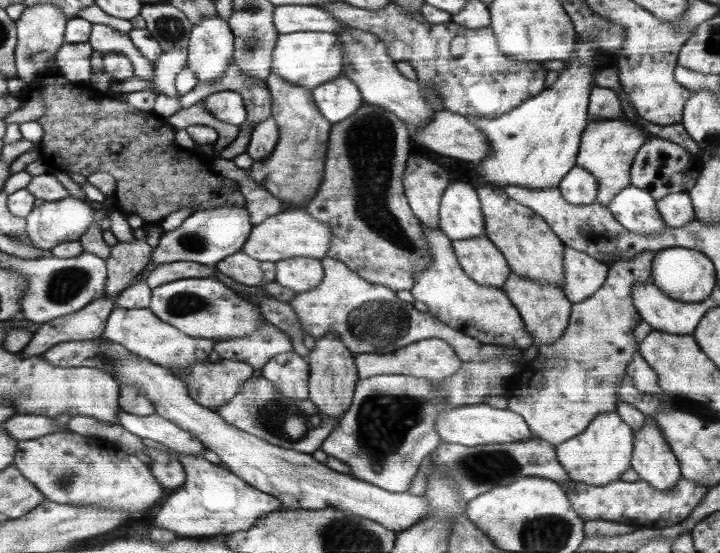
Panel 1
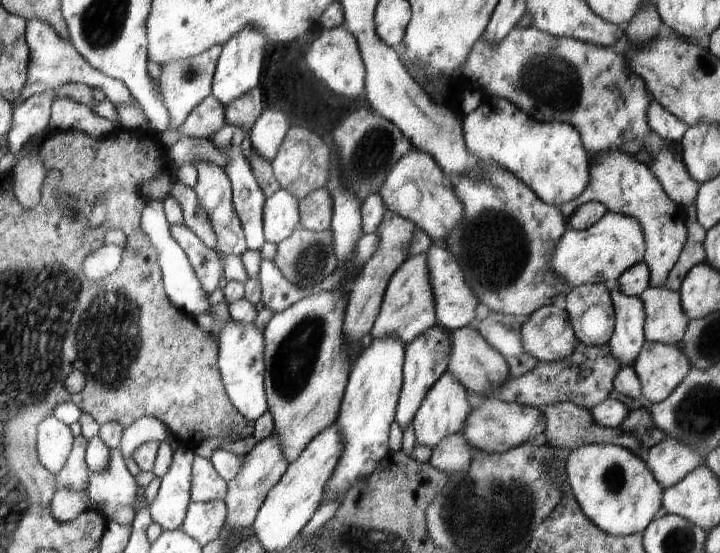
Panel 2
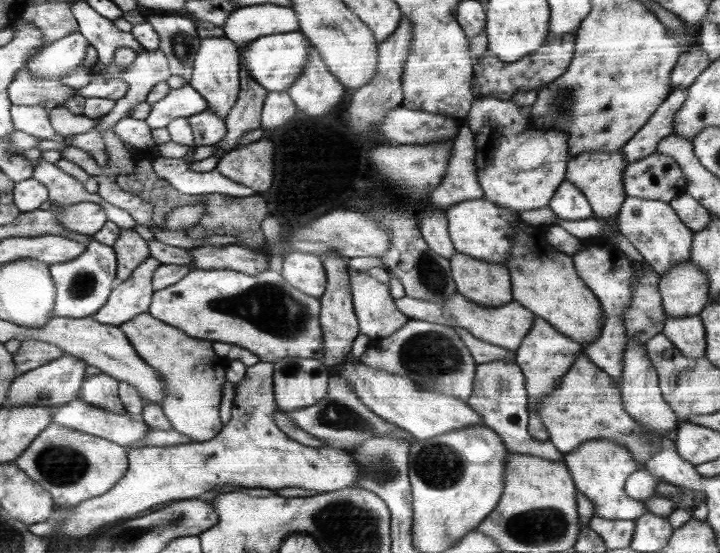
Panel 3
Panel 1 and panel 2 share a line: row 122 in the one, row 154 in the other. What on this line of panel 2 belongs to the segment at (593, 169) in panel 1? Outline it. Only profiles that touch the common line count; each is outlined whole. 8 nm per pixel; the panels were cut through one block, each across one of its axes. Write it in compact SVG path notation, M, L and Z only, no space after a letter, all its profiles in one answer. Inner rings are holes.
M620 148L606 149L594 155L586 188L578 196L562 204L561 213L568 220L581 204L590 200L604 203L609 211L635 218L641 223L645 235L644 261L649 266L650 273L649 286L664 287L687 242L687 212L666 194L657 175L649 166L636 161L632 155L623 153Z

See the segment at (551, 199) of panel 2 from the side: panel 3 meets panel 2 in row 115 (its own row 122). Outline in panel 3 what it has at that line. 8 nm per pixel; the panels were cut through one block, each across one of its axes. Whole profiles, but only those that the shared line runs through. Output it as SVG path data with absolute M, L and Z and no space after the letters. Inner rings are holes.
M484 97L474 100L472 110L469 111L468 117L464 122L470 125L470 129L474 131L474 145L476 145L476 150L474 150L474 166L476 171L476 176L478 182L480 183L480 188L484 192L484 199L494 202L497 205L506 207L517 211L518 213L524 210L536 210L536 208L544 208L548 206L550 199L557 192L557 188L561 186L566 180L566 174L568 172L569 164L569 134L566 132L560 132L560 130L545 130L538 129L537 127L531 127L529 120L531 120L531 114L533 114L533 109L530 106L524 106L524 108L519 108L516 104L512 104L511 100L500 100L498 97Z

